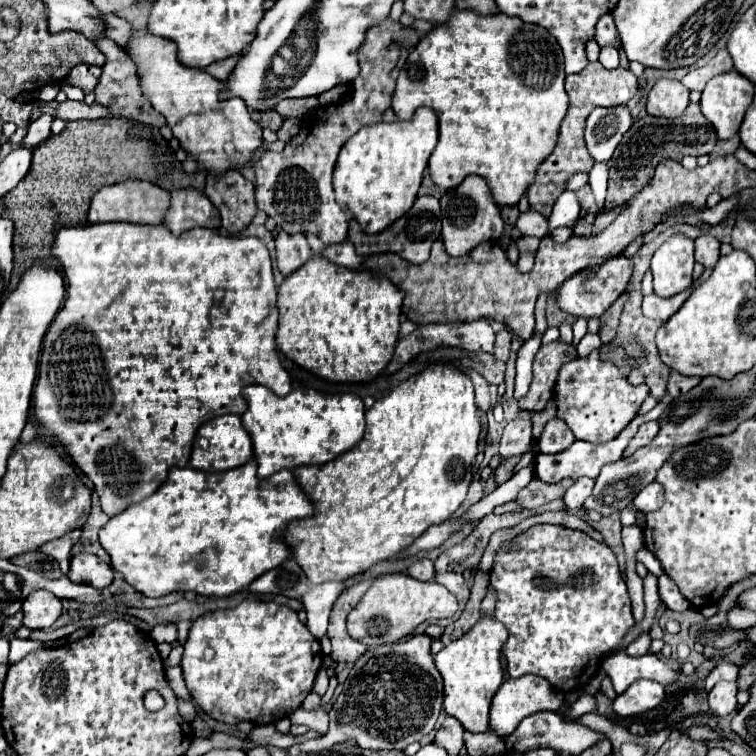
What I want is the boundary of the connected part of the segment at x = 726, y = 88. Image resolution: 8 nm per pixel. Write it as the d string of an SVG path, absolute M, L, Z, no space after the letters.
M737 71L713 77L701 95L701 113L715 127L719 139L737 135L743 115L753 101L755 85Z

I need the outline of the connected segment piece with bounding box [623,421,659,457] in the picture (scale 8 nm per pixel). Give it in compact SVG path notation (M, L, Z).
M651 421L651 423L643 423L643 425L639 427L637 435L635 435L635 437L631 439L631 443L627 445L627 449L625 449L623 457L631 457L631 455L633 455L637 449L641 449L641 447L649 445L649 443L653 441L653 437L657 435L657 429L659 429L657 421Z

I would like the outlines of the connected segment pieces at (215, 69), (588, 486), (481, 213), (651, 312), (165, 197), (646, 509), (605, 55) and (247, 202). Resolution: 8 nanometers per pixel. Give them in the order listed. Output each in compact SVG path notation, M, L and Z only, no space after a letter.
M231 57L231 59L223 59L223 61L219 61L219 63L211 63L209 67L205 67L203 71L205 73L209 73L209 75L213 75L215 79L219 79L219 81L225 81L227 77L229 77L229 73L233 71L233 67L235 67L235 63L239 61L239 57Z
M589 477L577 479L577 481L567 489L567 493L565 493L565 497L563 497L567 509L579 509L579 507L583 507L583 501L591 495L593 485L595 485L595 481L589 479Z
M469 175L461 183L461 187L449 189L441 197L441 213L443 213L441 215L441 223L443 223L441 241L445 245L445 251L453 257L467 255L485 241L497 241L505 229L505 223L499 215L499 207L493 203L487 183L477 175Z
M685 289L683 293L669 297L669 299L663 299L657 295L647 295L647 297L643 297L643 315L651 317L651 319L667 321L673 313L679 311L679 307L689 299L689 295L691 295L691 289Z
M127 179L123 183L115 183L103 187L93 195L91 209L89 209L89 223L103 223L103 221L129 221L129 223L147 223L157 225L163 223L165 213L169 209L169 191L139 179Z
M653 481L633 499L633 505L637 511L643 511L643 513L651 513L659 509L663 505L663 487L657 481Z
M601 49L601 55L599 55L599 61L605 69L617 69L619 67L619 55L617 55L617 49Z
M227 171L213 179L207 177L205 195L221 213L221 225L229 233L243 231L255 217L255 187L239 171Z

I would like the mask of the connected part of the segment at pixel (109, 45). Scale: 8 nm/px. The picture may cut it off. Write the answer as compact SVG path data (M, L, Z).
M107 37L97 41L97 47L105 53L107 63L103 67L103 75L99 79L99 85L95 89L95 101L99 105L105 105L111 113L111 117L123 117L123 119L131 119L131 121L139 121L139 123L147 123L153 127L163 127L165 125L165 117L153 109L151 101L143 95L141 91L141 83L139 83L139 73L135 63L129 59L129 55L113 41L109 41Z

